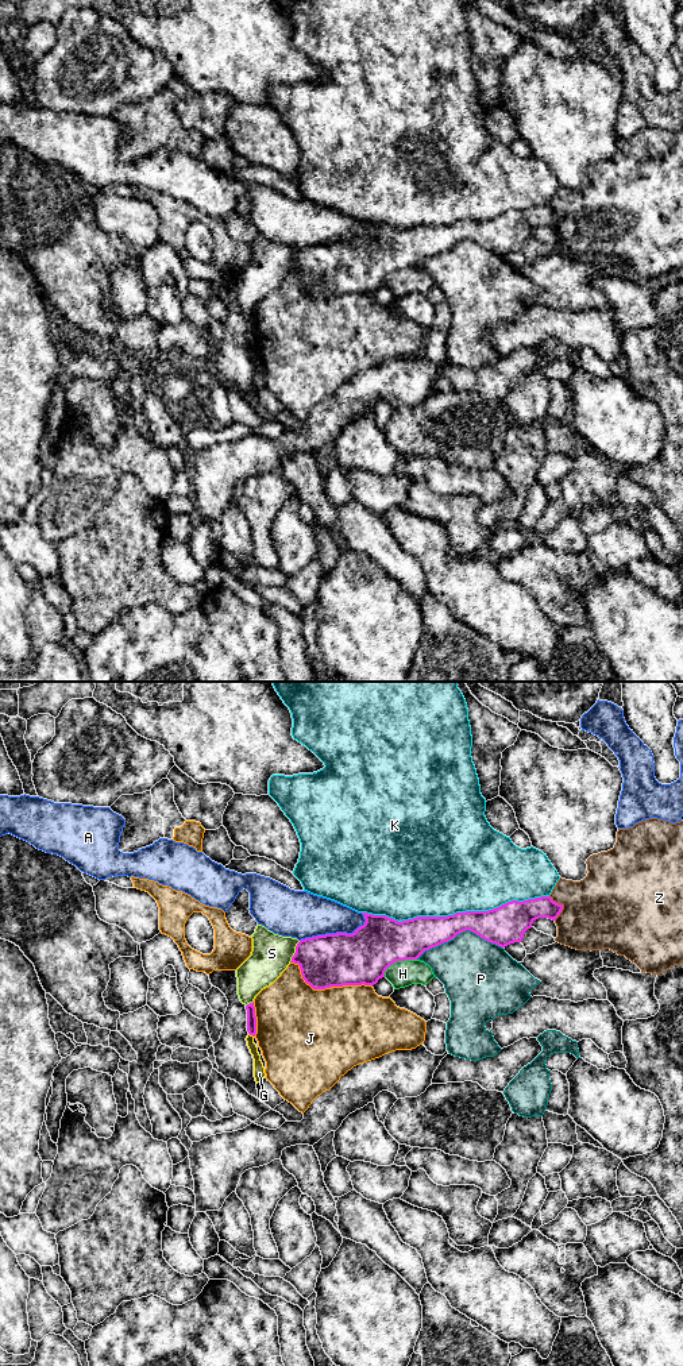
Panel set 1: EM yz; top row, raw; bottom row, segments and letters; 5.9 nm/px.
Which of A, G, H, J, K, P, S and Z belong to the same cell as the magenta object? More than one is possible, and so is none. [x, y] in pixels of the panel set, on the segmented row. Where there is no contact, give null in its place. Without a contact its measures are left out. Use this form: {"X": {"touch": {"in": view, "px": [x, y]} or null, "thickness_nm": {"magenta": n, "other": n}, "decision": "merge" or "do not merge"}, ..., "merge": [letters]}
{"A": {"touch": {"in": "yz", "px": [336, 933]}, "thickness_nm": {"magenta": 320, "other": 280}, "decision": "do not merge"}, "G": {"touch": {"in": "yz", "px": [251, 1034]}, "thickness_nm": {"magenta": 60, "other": 70}, "decision": "do not merge"}, "H": {"touch": {"in": "yz", "px": [397, 960]}, "thickness_nm": {"magenta": 320, "other": 160}, "decision": "do not merge"}, "J": {"touch": {"in": "yz", "px": [327, 987]}, "thickness_nm": {"magenta": 320, "other": 480}, "decision": "do not merge"}, "K": {"touch": {"in": "yz", "px": [456, 913]}, "thickness_nm": {"magenta": 200, "other": 500}, "decision": "do not merge"}, "P": {"touch": {"in": "yz", "px": [459, 933]}, "thickness_nm": {"magenta": 220, "other": 400}, "decision": "do not merge"}, "S": {"touch": {"in": "yz", "px": [296, 952]}, "thickness_nm": {"magenta": 320, "other": 240}, "decision": "do not merge"}, "Z": {"touch": {"in": "yz", "px": [562, 906]}, "thickness_nm": {"magenta": 160, "other": 440}, "decision": "do not merge"}, "merge": []}

